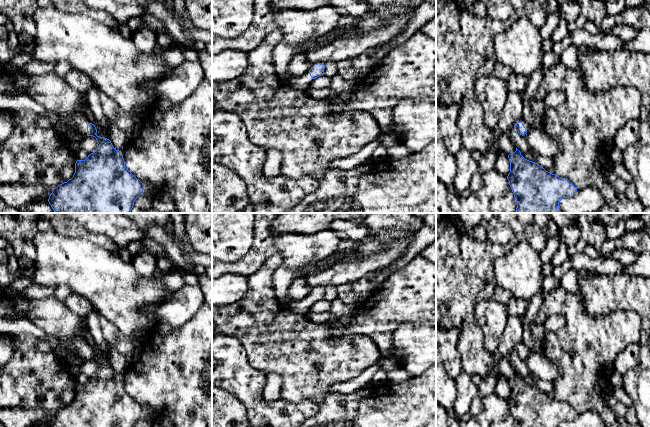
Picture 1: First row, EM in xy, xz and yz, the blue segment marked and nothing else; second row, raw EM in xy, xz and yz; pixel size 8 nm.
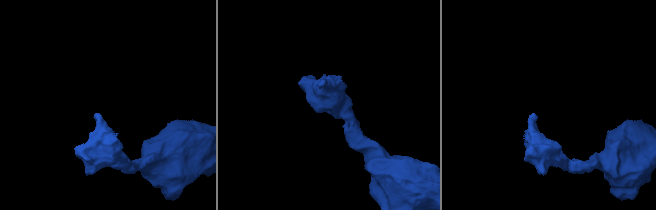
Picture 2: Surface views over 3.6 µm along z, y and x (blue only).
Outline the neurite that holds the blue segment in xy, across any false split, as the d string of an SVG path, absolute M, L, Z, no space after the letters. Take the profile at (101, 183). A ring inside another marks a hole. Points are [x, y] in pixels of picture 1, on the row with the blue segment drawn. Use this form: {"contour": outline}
{"contour": "M79 113L64 116L68 121L68 130L74 126L85 136L93 136L97 140L97 148L94 153L88 155L85 160L77 160L75 173L71 179L53 189L48 202L55 213L131 213L135 200L143 193L144 185L126 167L122 152L116 150L107 138L96 135L94 124Z"}

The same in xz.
{"contour": "M321 63L313 64L311 66L311 69L303 75L284 78L283 86L306 94L311 86L312 80L323 75L325 69L325 65Z"}

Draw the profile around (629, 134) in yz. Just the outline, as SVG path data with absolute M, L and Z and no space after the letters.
M634 119L627 122L620 128L614 138L615 147L624 151L639 140L640 137L640 121Z

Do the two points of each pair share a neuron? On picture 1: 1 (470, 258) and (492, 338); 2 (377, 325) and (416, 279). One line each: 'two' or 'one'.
1: two
2: one

